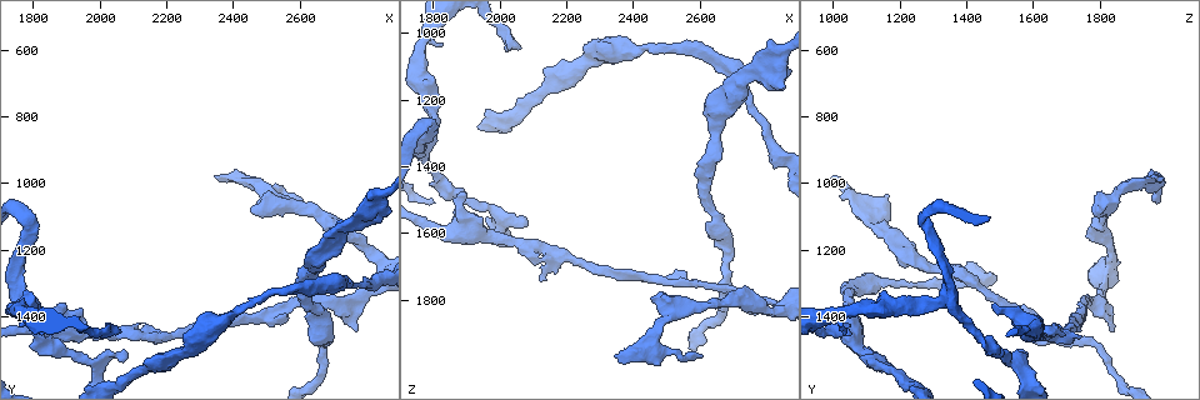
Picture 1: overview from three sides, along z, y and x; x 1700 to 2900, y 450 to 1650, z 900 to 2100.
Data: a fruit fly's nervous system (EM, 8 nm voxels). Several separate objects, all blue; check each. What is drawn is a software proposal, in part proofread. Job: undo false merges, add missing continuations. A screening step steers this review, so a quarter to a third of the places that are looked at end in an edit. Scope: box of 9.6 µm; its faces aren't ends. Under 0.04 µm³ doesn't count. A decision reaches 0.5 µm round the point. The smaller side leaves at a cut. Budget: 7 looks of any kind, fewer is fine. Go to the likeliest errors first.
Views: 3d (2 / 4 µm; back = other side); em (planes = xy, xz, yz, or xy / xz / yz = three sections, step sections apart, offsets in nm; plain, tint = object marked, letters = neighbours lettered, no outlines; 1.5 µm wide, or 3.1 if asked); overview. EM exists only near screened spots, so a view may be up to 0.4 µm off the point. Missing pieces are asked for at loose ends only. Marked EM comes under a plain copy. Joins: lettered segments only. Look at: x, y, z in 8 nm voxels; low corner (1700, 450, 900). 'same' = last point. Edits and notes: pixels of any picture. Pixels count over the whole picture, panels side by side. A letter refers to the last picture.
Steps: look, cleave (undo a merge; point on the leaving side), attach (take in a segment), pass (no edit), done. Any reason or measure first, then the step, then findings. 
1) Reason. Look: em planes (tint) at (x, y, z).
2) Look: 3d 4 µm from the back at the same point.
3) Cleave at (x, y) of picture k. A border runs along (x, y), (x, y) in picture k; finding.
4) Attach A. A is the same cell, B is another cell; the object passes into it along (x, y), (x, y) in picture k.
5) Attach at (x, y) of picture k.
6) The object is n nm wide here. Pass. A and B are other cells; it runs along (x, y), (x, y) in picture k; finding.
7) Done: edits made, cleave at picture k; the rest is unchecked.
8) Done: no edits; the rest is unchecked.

Tapers out. Look: em xz step 8 (tint) at (2060, 1450, 1040).

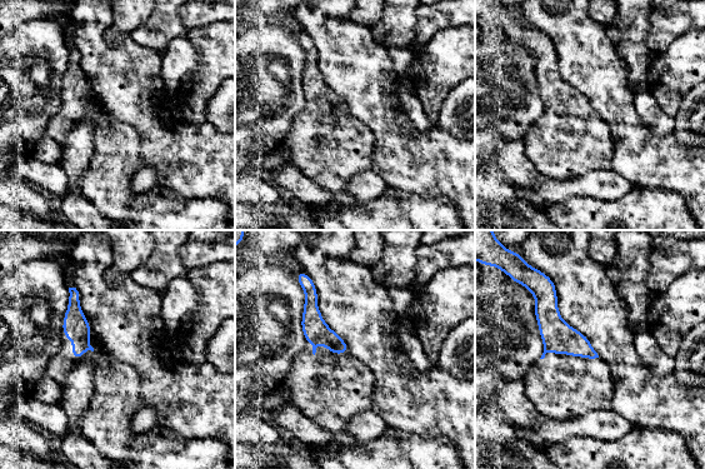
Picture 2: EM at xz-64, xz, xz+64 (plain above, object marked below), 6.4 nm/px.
Another direction. Look: em planes (letters) at the same point.

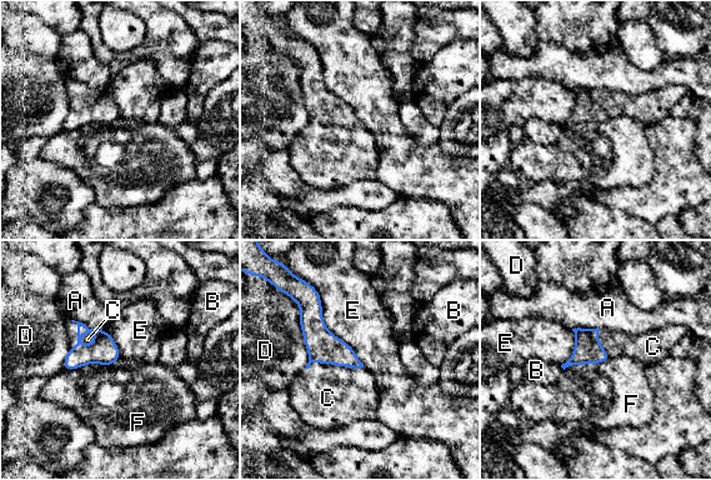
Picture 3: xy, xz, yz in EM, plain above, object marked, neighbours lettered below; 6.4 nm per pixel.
Attach C. C is the same cell, A, B, D, E and F are other cells; the object passes into it along (323, 346), (333, 364), (328, 398) in picture 3; the neuron continues.

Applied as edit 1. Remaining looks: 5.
Redraw. Look: overview.

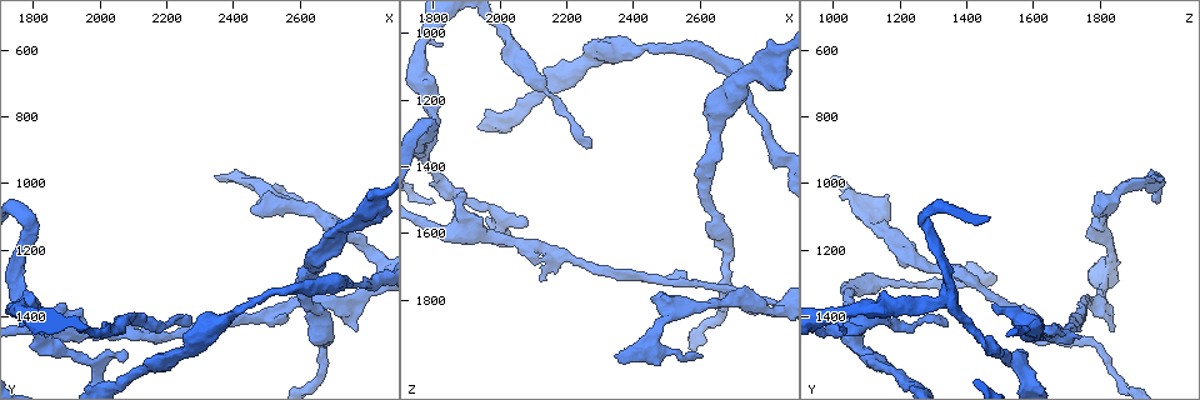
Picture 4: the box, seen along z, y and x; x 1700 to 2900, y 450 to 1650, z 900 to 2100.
Branch stops here. Look: 3d 4 µm at (2600, 1050, 1960).

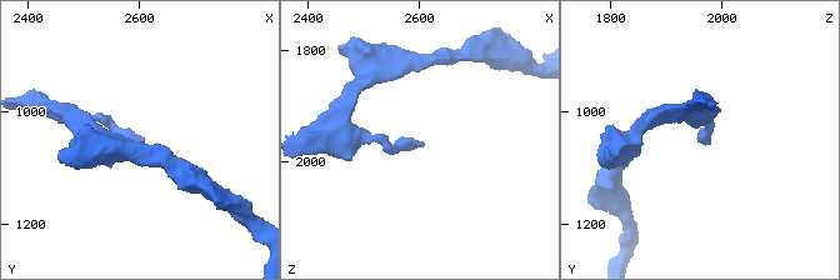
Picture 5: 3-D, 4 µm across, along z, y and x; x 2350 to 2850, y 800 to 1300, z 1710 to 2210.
Look: em xz step 4 (letters) at (2610, 1050, 1970).

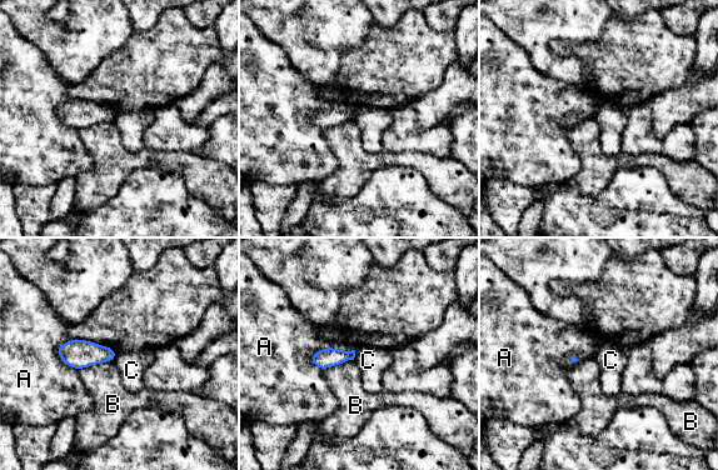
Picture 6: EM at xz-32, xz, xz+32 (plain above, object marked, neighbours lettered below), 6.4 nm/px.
The longest contact is with A, 300 nm. Pass. A, B and C are other cells; no lettered segment goes on from it.

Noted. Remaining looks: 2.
Abrupt turn. Look: 3d 4 µm at (1780, 1100, 1260).

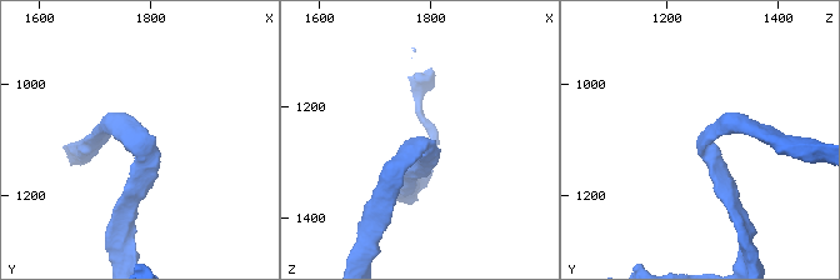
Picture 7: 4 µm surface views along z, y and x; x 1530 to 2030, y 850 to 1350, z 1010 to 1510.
Look: em planes (letters) at (1775, 1095, 1265).

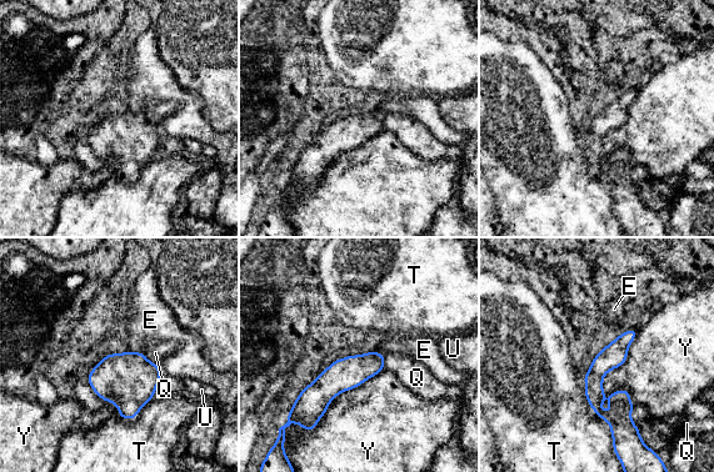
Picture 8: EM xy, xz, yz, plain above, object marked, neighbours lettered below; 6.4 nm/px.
Pass. E, Q, T, U and Y are other cells; a border runs along (638, 330), (604, 376), (602, 412) in picture 8; all the same neuron.

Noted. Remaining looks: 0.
Done: edits made, attach at picture 3; the rest is unchecked.

